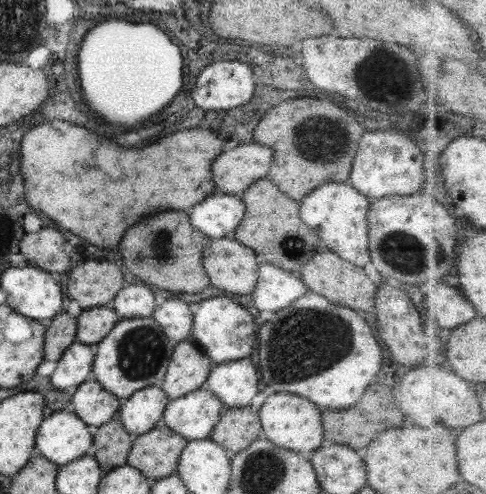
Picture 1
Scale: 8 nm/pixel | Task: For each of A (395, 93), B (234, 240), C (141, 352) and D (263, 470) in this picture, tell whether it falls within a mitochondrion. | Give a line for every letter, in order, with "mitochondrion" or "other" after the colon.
A: mitochondrion
B: other
C: mitochondrion
D: mitochondrion

